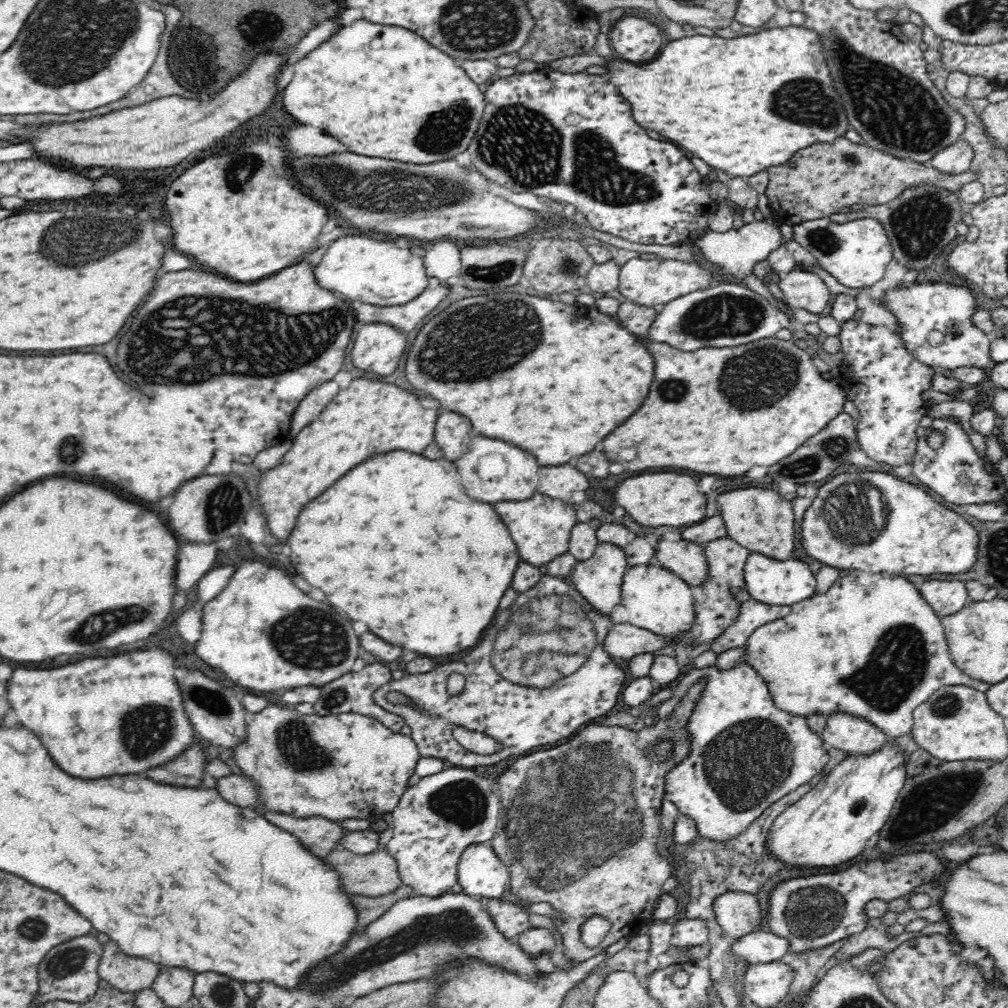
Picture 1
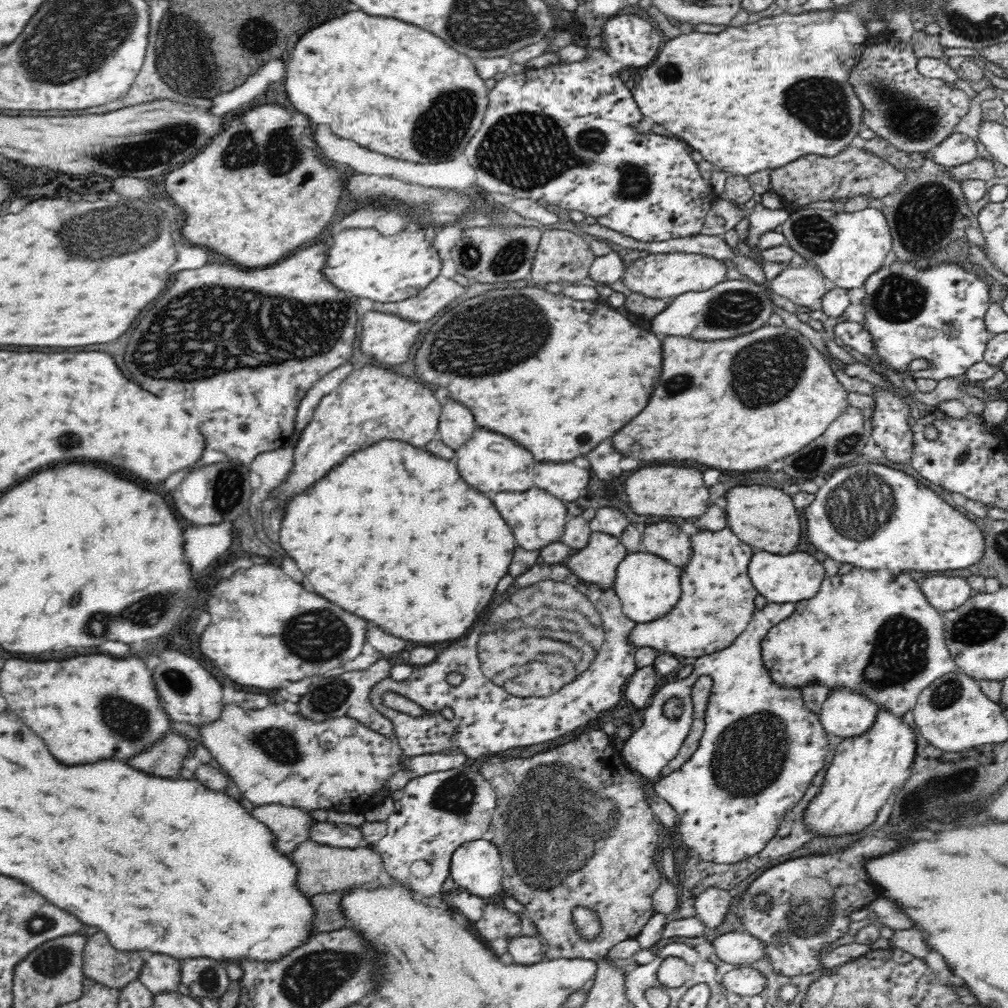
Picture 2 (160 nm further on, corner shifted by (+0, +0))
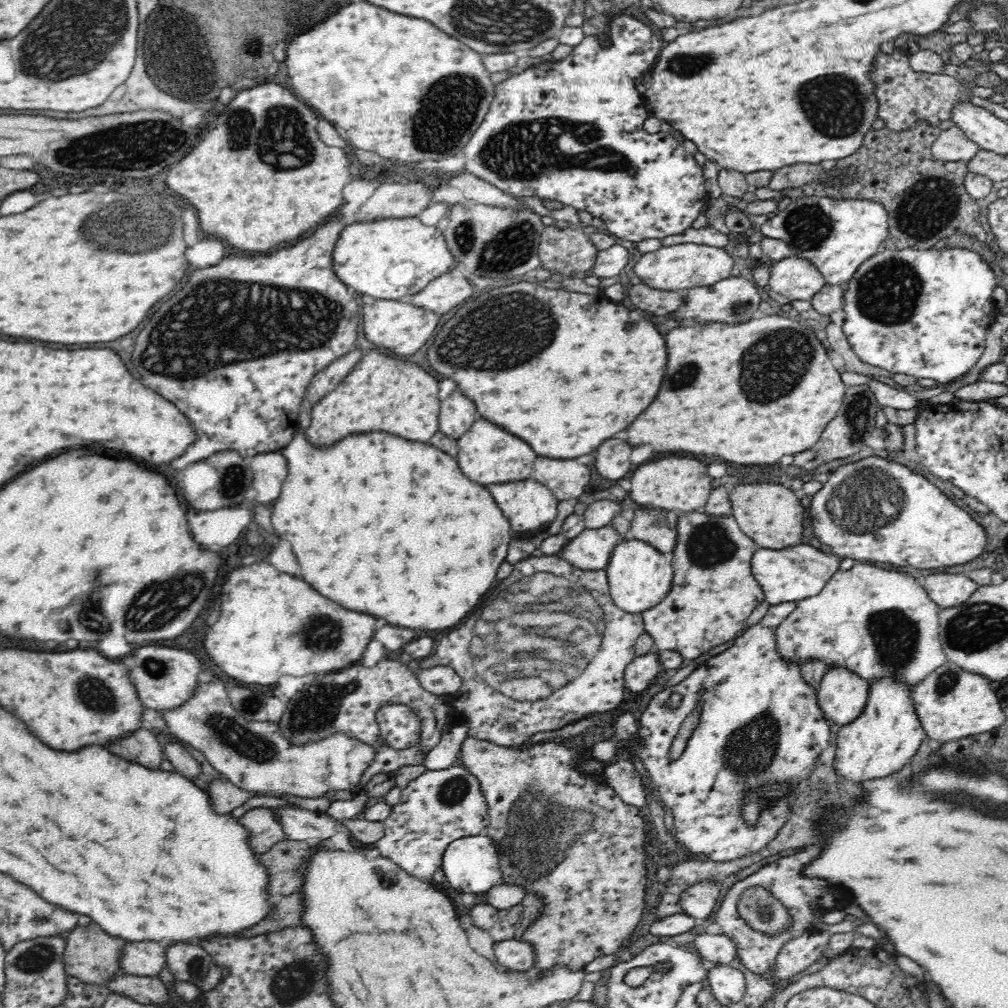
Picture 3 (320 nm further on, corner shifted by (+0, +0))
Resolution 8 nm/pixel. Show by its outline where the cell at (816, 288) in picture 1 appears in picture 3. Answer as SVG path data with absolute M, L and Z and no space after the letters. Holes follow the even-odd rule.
M791 255L770 263L770 289L790 301L810 302L826 283L823 274L809 260Z

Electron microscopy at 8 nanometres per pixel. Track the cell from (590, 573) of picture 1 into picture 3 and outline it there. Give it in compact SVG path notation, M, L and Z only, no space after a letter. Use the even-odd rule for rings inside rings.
M611 524L585 528L564 544L558 556L582 570L605 570L609 555L620 539L619 532Z

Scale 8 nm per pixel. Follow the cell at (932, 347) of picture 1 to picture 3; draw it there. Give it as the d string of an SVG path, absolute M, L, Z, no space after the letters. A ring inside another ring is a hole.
M904 246L904 248L894 249L883 247L870 258L862 260L862 264L858 264L856 272L854 272L847 284L848 288L846 288L844 293L844 305L842 306L846 319L842 322L842 331L852 347L852 351L862 361L868 362L872 366L884 368L884 370L888 370L891 373L907 374L916 379L931 378L937 384L948 384L960 379L970 370L974 370L973 366L980 360L986 350L986 332L988 332L988 327L993 323L997 311L992 297L997 283L994 271L992 271L988 261L985 260L984 255L972 252L968 248L950 248L949 246L941 248L930 247L924 248L924 250L922 248L916 250L916 246Z

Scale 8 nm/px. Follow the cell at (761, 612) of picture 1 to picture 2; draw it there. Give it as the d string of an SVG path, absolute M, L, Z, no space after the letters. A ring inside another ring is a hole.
M768 603L763 610L755 610L746 630L730 646L692 660L693 670L686 678L668 682L652 694L650 705L644 708L642 725L623 744L621 756L626 765L632 772L638 772L650 781L658 797L674 808L678 815L677 831L682 841L690 848L691 854L702 860L732 864L764 850L766 843L778 836L785 814L803 802L804 794L824 768L830 745L818 713L805 707L800 688L774 682L762 658L761 644L768 631L795 610L795 603ZM702 675L712 678L713 685L698 748L679 770L662 774L669 760L676 756L685 742L693 724L691 690L696 679ZM674 696L682 698L683 712L678 719L669 720L662 714L662 704Z

